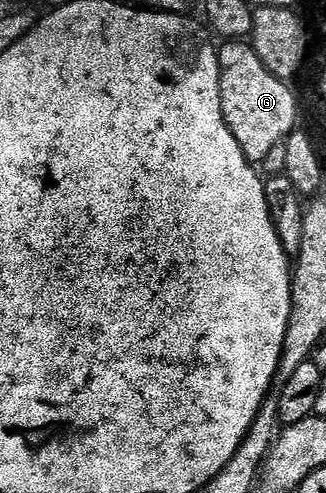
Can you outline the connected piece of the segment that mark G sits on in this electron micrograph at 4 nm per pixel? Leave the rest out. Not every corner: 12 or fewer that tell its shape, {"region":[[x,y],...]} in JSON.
{"region":[[253,43],[218,48],[220,110],[258,166],[298,120]]}

